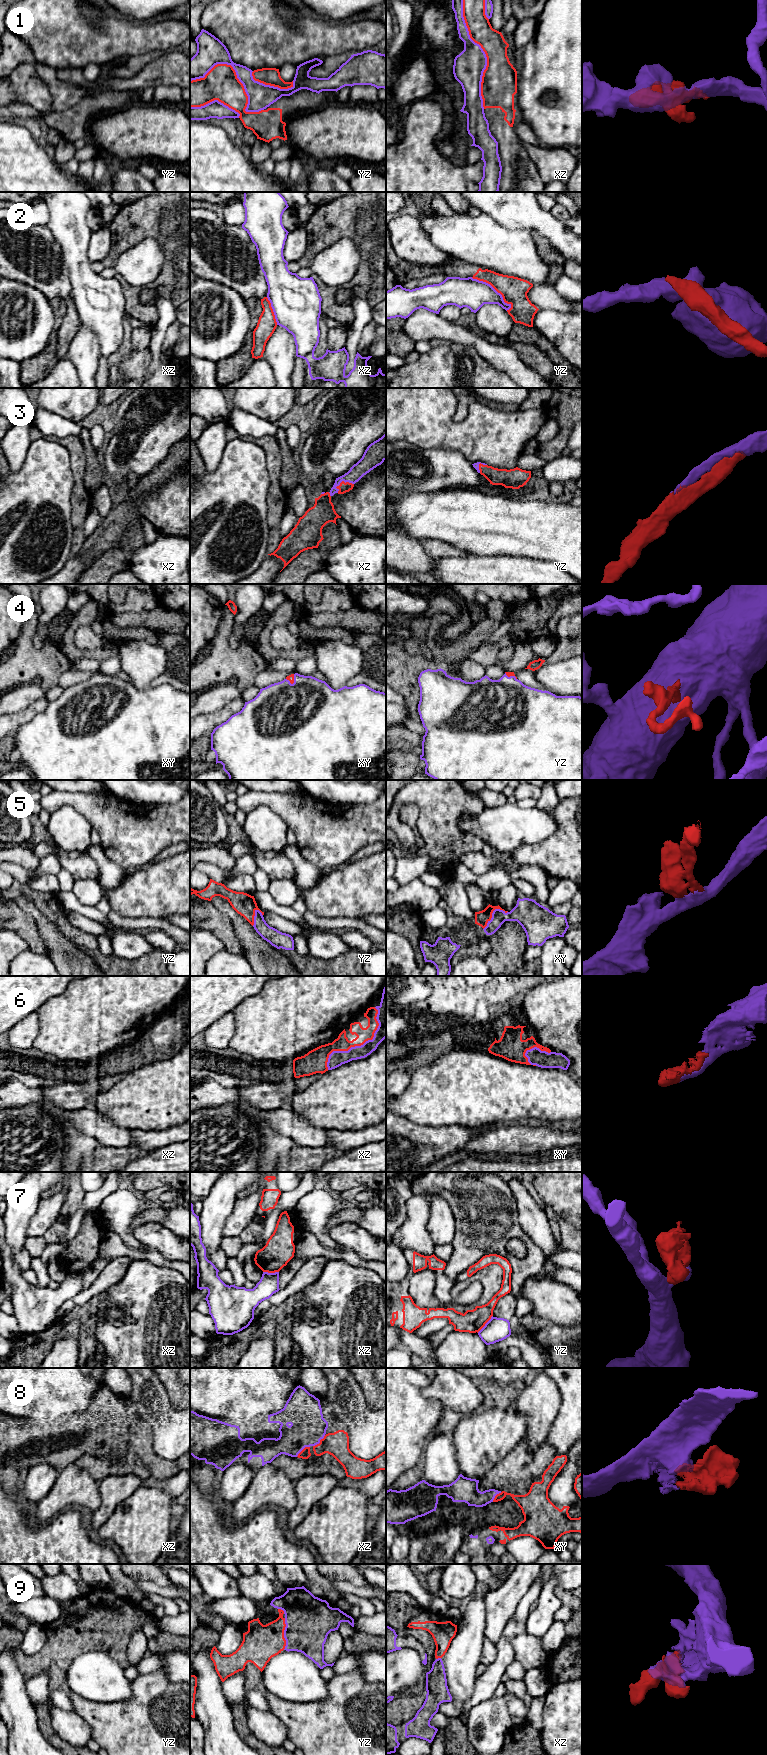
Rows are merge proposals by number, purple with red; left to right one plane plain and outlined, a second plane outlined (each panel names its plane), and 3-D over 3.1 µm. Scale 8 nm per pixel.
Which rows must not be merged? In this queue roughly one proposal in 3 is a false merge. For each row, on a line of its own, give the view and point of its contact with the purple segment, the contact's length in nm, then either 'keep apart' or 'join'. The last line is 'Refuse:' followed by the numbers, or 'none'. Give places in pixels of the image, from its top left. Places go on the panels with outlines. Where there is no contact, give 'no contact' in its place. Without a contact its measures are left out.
1: xz (485, 54) | 900 nm | keep apart
2: yz (492, 287) | 400 nm | keep apart
3: xz (344, 481) | 160 nm | join
4: xy (294, 679) | 90 nm | join
5: xy (492, 913) | 240 nm | join
6: xz (359, 1046) | 650 nm | join
7: yz (485, 1324) | 190 nm | keep apart
8: xz (319, 1442) | 140 nm | join
9: yz (284, 1634) | 260 nm | join
Refuse: 1, 2, 7

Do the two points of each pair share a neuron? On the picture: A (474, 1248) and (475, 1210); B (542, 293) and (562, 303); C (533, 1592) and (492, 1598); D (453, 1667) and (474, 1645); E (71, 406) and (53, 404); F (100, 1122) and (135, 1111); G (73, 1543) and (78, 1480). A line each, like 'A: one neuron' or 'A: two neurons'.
A: one neuron
B: one neuron
C: two neurons
D: one neuron
E: one neuron
F: two neurons
G: two neurons

